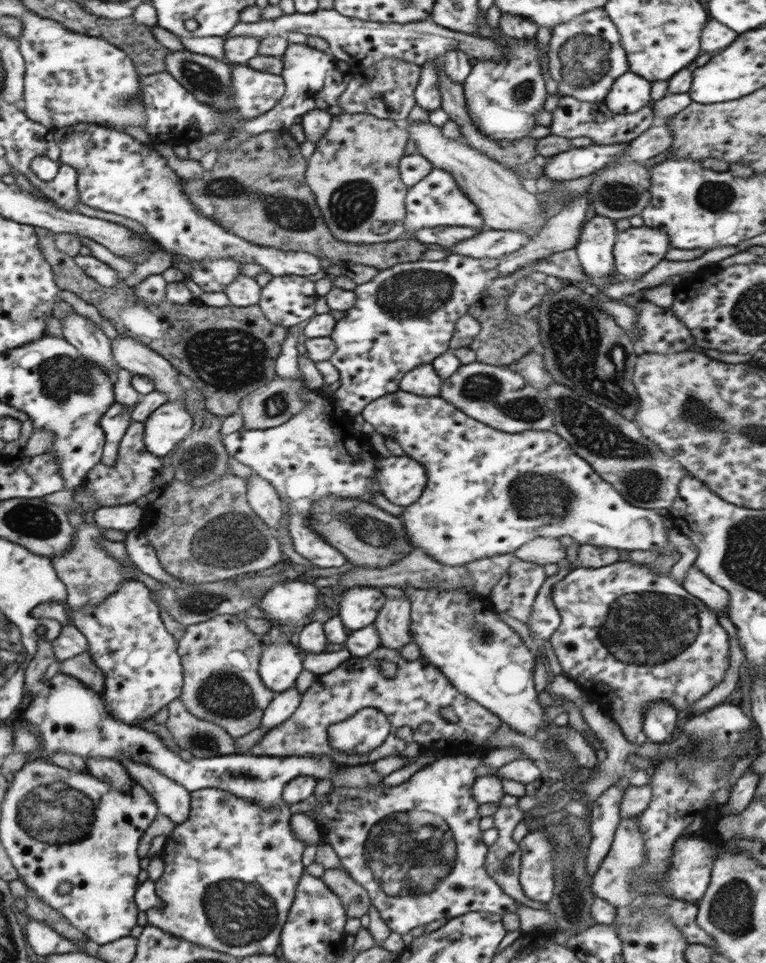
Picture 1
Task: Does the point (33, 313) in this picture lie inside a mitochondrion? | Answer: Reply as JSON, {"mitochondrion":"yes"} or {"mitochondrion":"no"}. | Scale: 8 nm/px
{"mitochondrion":"yes"}

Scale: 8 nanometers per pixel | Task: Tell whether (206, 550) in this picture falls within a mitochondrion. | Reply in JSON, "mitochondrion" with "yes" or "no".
{"mitochondrion":"yes"}

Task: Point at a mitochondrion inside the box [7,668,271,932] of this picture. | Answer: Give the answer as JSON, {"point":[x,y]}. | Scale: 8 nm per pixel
{"point":[54,812]}

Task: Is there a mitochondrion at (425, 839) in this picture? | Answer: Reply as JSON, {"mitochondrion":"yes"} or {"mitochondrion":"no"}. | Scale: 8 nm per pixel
{"mitochondrion":"yes"}

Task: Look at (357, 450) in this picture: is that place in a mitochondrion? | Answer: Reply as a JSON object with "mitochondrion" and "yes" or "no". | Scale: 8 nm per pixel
{"mitochondrion":"no"}

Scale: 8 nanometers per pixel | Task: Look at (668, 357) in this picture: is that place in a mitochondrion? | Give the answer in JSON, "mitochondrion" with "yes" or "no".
{"mitochondrion":"no"}

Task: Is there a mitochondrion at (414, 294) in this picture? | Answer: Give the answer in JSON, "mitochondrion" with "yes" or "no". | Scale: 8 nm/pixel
{"mitochondrion":"yes"}

